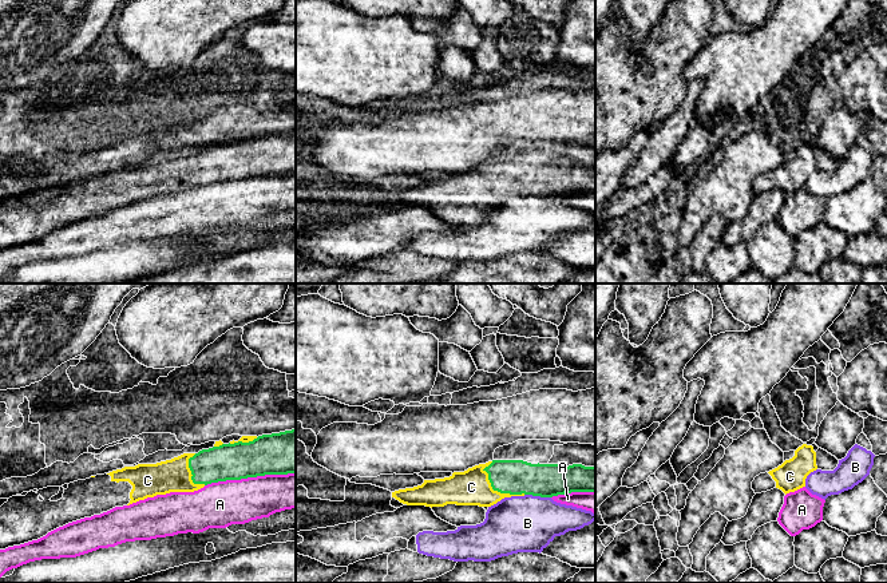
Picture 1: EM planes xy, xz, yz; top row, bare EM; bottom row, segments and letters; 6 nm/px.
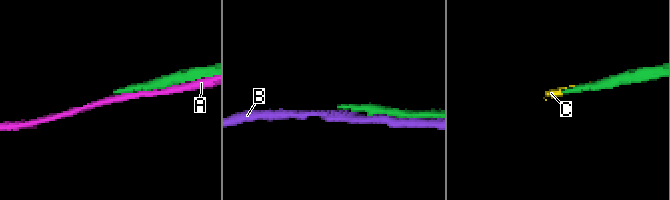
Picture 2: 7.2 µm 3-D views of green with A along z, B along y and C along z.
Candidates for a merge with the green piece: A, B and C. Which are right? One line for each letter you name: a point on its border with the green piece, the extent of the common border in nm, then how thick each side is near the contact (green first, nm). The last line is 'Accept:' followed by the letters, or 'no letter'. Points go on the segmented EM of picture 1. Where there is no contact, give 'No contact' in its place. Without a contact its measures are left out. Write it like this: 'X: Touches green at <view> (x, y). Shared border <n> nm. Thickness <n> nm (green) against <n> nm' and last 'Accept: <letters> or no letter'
C: Touches green at xz (499, 491). Shared border 300 nm. Thickness 200 nm (green) against 220 nm
Accept: C

